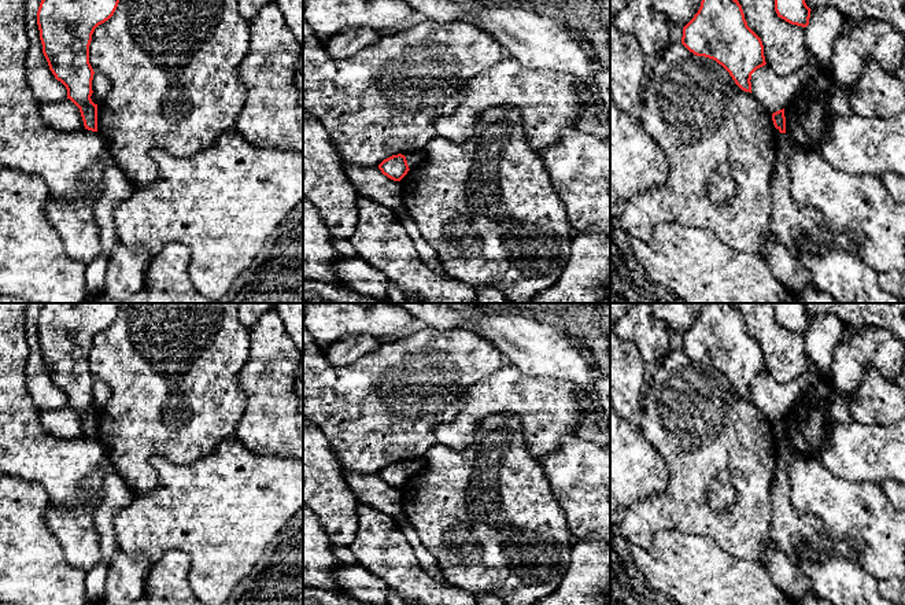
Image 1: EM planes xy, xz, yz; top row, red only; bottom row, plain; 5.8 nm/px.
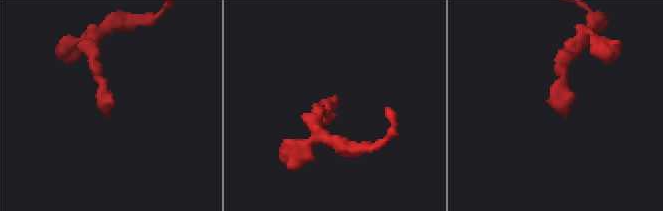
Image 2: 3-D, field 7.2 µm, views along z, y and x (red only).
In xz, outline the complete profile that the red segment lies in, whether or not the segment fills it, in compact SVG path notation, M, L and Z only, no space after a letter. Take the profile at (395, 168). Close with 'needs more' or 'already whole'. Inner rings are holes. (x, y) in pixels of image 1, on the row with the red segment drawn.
M402 154L392 155L392 156L384 159L378 165L378 169L381 170L381 173L384 176L387 176L388 178L391 178L394 181L400 181L410 170L406 156Z; already whole

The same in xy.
M41 0L37 25L49 70L67 89L88 130L97 132L97 104L90 99L93 69L89 45L95 29L108 21L119 0Z; already whole

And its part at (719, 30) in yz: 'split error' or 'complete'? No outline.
complete

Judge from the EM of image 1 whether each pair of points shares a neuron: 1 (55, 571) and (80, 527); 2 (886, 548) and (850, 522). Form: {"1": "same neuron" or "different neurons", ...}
{"1": "different neurons", "2": "same neuron"}

